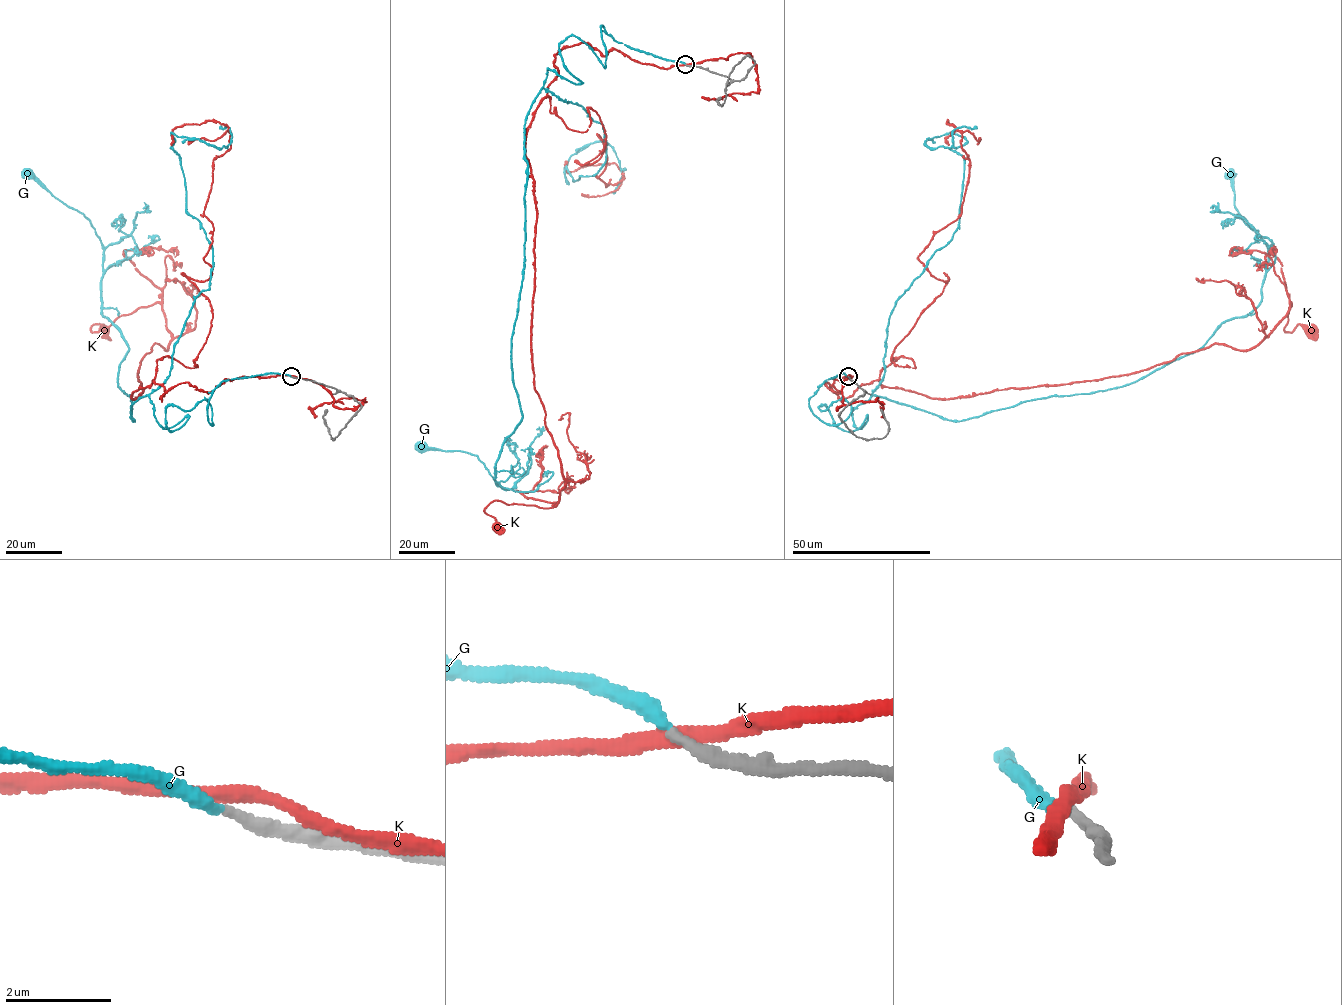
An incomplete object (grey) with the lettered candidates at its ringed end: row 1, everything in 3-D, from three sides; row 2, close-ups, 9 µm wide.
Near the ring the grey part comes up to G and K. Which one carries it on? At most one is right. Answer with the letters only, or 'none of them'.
G

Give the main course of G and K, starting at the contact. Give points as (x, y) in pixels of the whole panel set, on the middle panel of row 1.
G: (685, 64), (560, 42), (582, 82), (547, 68), (525, 123), (522, 420), (497, 484), (419, 447)
K: (685, 64), (580, 42), (555, 56), (525, 158), (534, 386), (565, 484), (552, 507), (491, 502), (495, 526)

